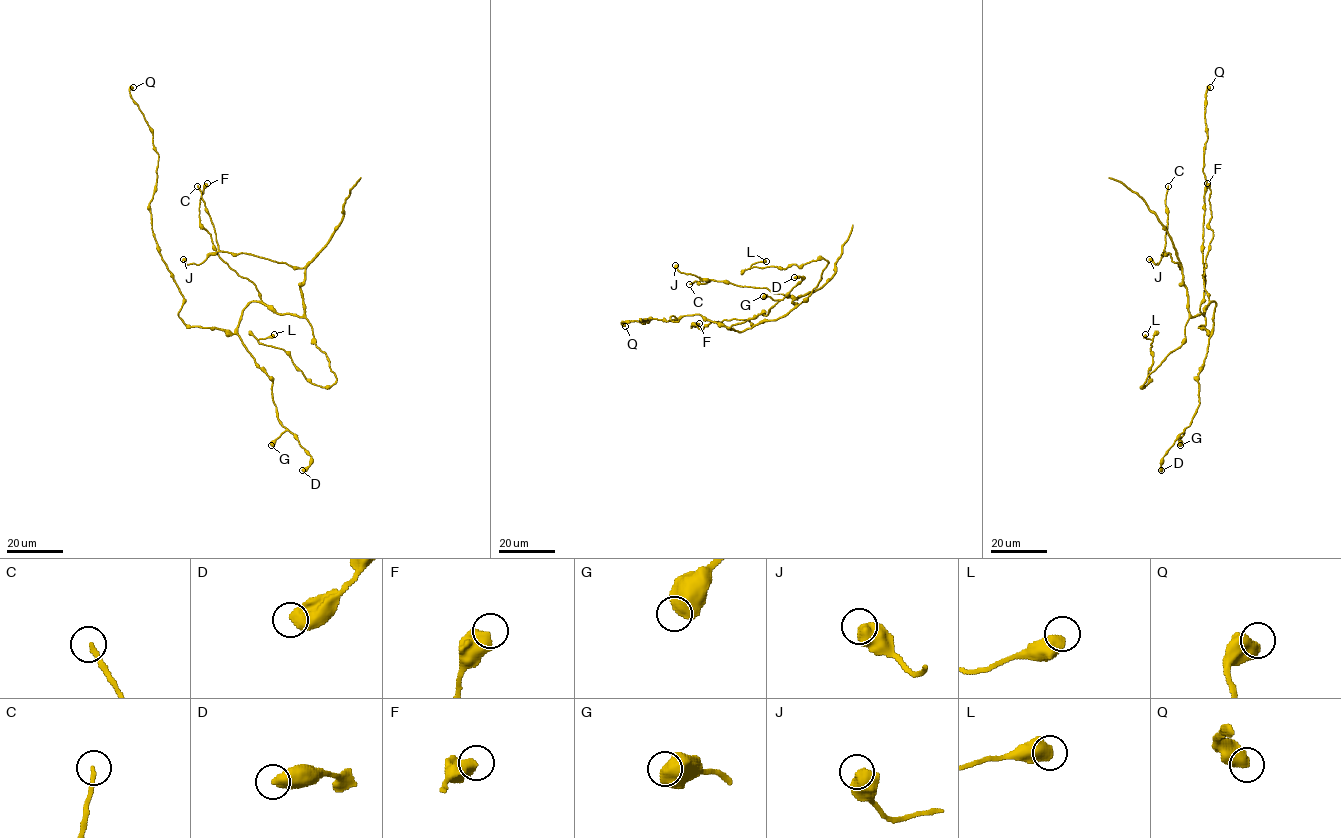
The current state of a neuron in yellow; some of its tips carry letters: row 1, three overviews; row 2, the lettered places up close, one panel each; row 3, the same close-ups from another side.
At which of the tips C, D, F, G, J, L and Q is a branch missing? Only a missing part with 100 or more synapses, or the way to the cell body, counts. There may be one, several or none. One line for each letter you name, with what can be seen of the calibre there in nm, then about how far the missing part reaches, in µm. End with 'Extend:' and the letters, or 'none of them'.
Extend: none of them

